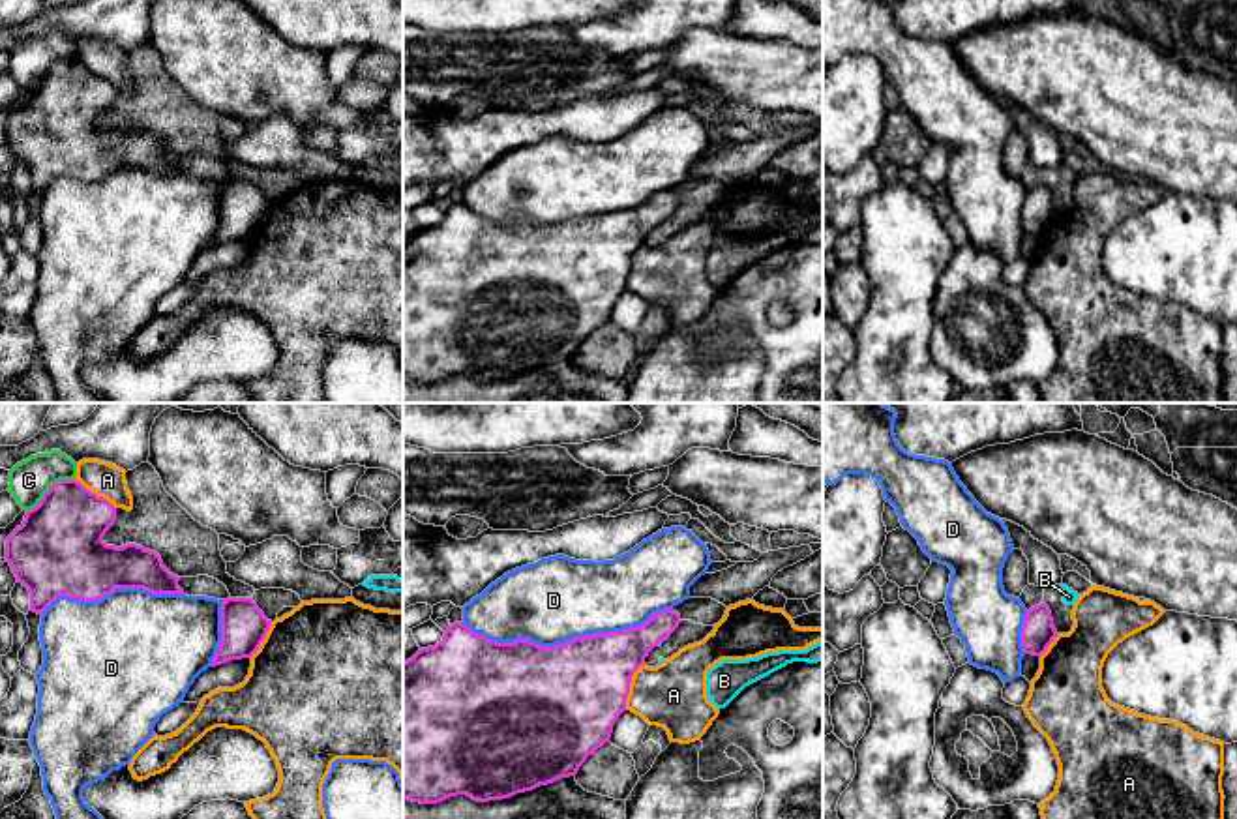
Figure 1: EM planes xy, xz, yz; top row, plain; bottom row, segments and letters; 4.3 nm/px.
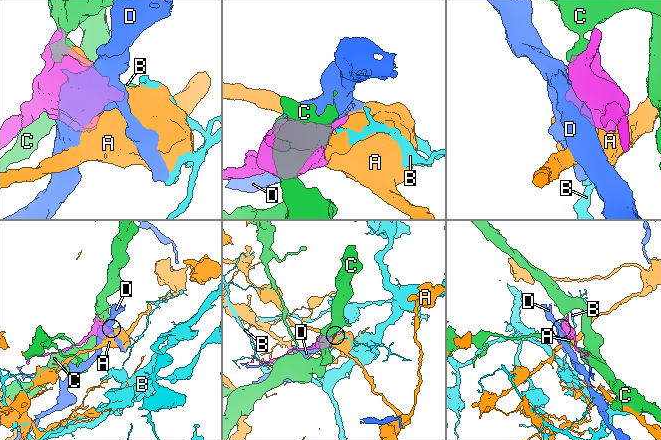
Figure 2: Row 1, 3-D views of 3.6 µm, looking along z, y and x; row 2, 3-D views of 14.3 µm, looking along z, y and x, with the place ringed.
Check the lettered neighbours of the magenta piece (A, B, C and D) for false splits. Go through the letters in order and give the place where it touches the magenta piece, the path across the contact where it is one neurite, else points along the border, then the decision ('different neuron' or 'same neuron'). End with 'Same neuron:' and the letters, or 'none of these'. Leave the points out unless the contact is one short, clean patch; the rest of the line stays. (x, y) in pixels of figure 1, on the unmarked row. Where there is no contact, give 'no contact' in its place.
A: meets magenta in xz at (630, 263); different neuron
B: meets magenta in xz at (658, 223); border along xz (660, 222), (656, 225); different neuron
C: meets magenta in xy at (49, 70); different neuron
D: meets magenta in xz at (566, 222); different neuron
Same neuron: none of these

